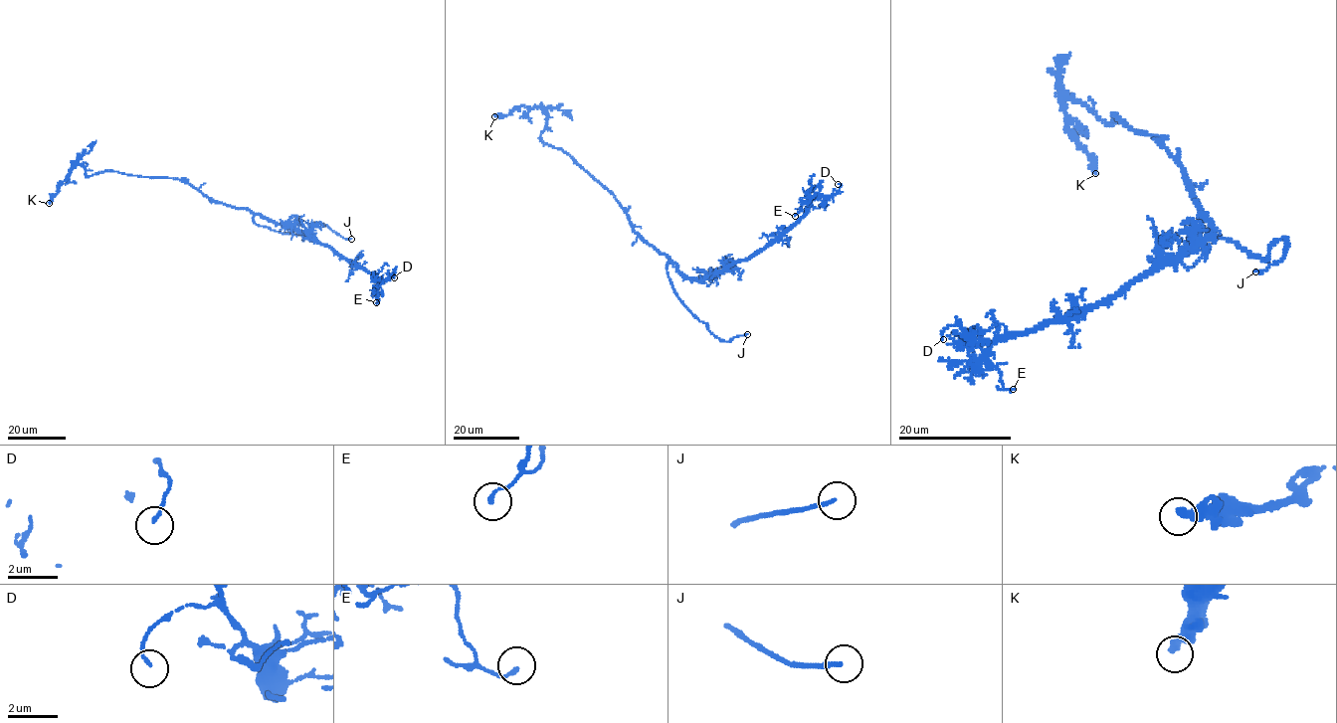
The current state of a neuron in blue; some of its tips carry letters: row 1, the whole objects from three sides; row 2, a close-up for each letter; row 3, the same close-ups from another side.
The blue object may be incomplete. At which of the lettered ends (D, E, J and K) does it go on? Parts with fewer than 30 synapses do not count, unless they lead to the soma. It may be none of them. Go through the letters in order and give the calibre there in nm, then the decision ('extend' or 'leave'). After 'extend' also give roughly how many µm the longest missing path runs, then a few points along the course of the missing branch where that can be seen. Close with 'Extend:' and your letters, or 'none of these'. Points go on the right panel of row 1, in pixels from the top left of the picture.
D: 100 nm thick; leave
E: 130 nm thick; leave
J: 140 nm thick; extend; about 7 µm are missing; missing branch runs (1255, 271), (1241, 284), (1240, 291)
K: 320 nm thick; leave
Extend: J

